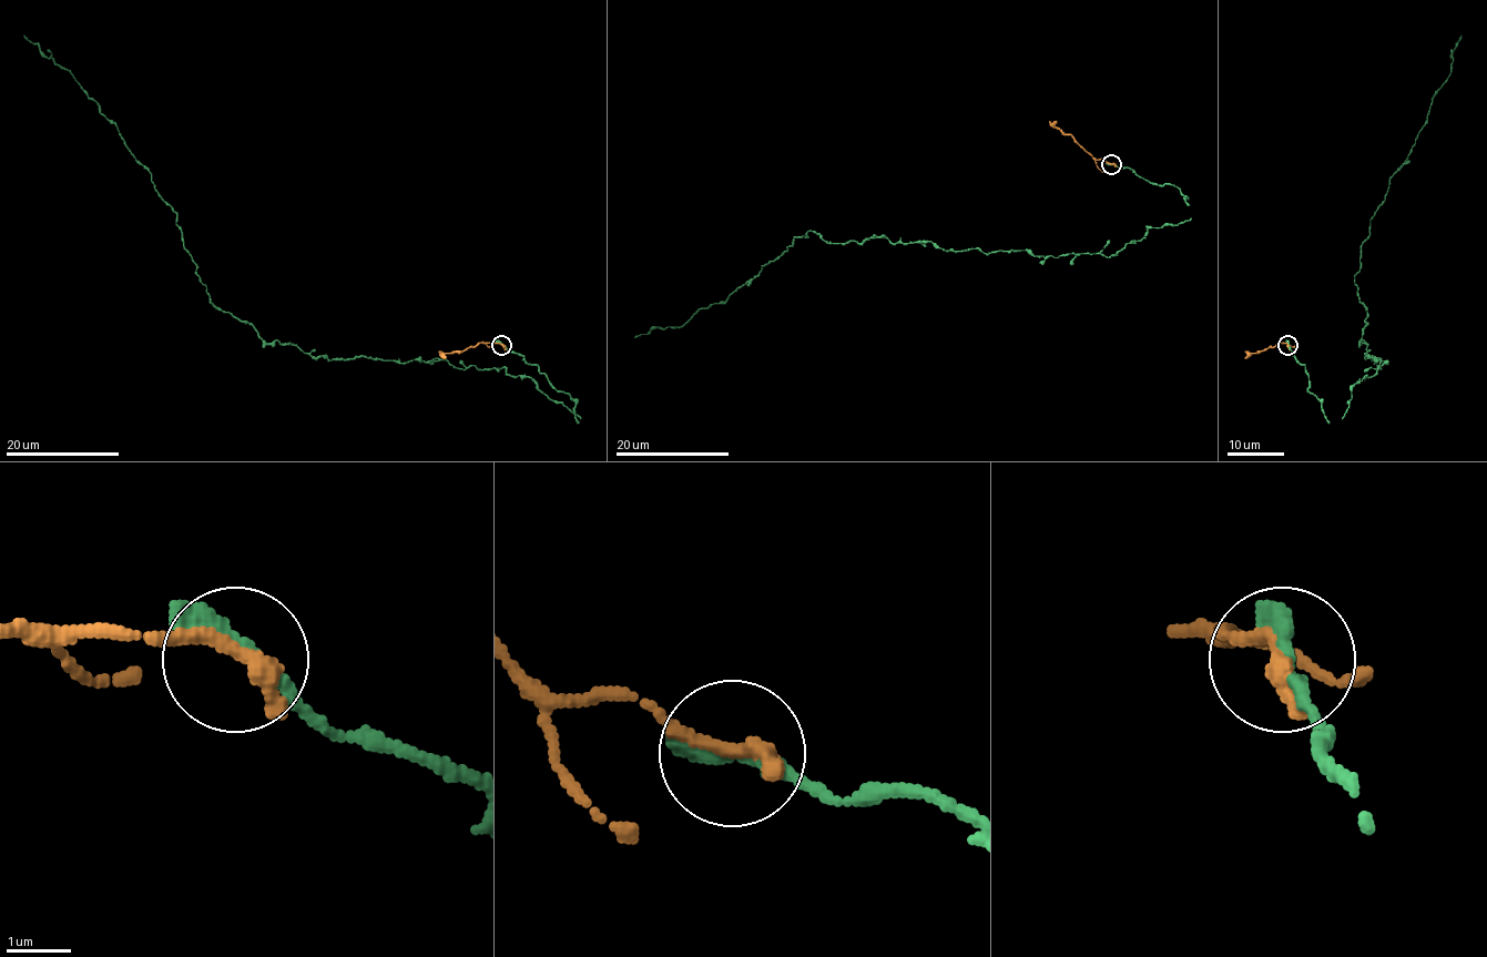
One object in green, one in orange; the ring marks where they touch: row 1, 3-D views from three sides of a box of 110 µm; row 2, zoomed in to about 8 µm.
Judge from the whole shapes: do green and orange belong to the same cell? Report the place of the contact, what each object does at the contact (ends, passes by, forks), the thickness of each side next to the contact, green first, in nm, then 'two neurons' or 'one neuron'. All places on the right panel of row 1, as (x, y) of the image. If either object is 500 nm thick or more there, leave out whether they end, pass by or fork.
at (1287, 345); green passes by; orange ends there; 240 nm thick on the green side, 340 nm on the other; one neuron

